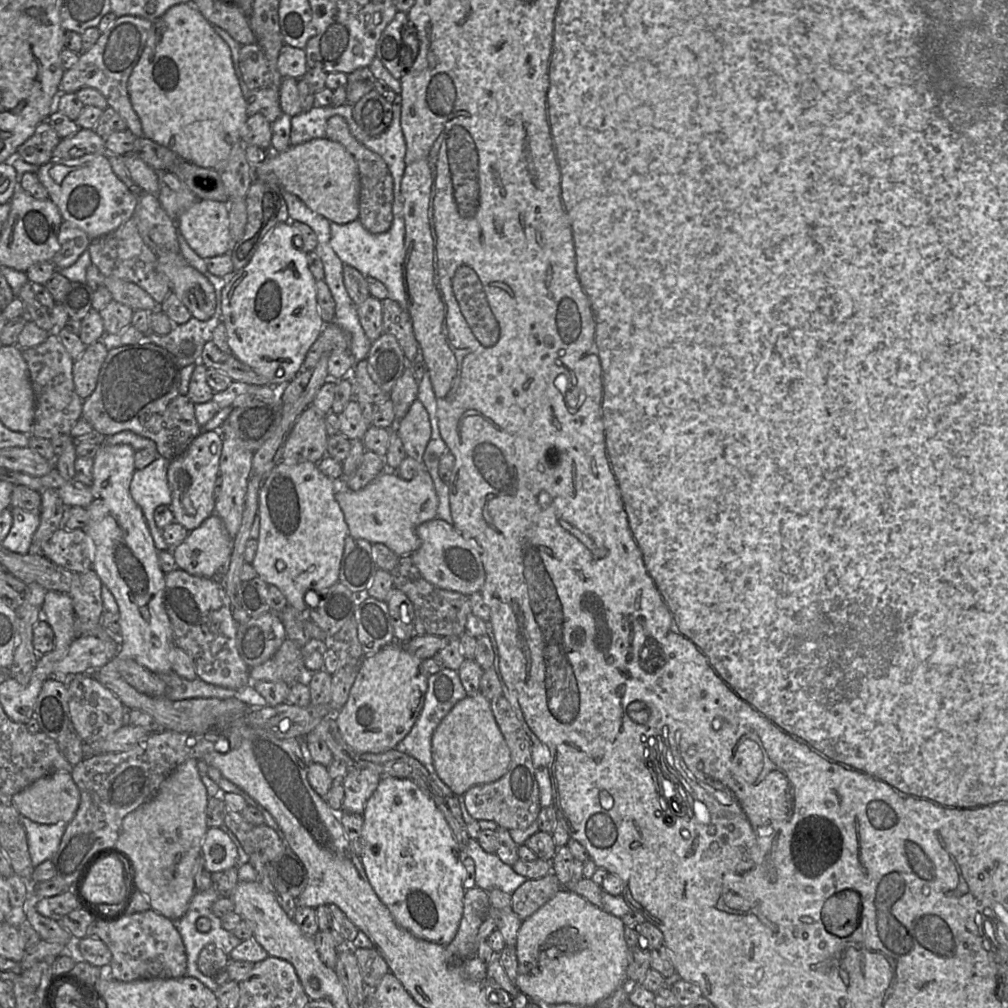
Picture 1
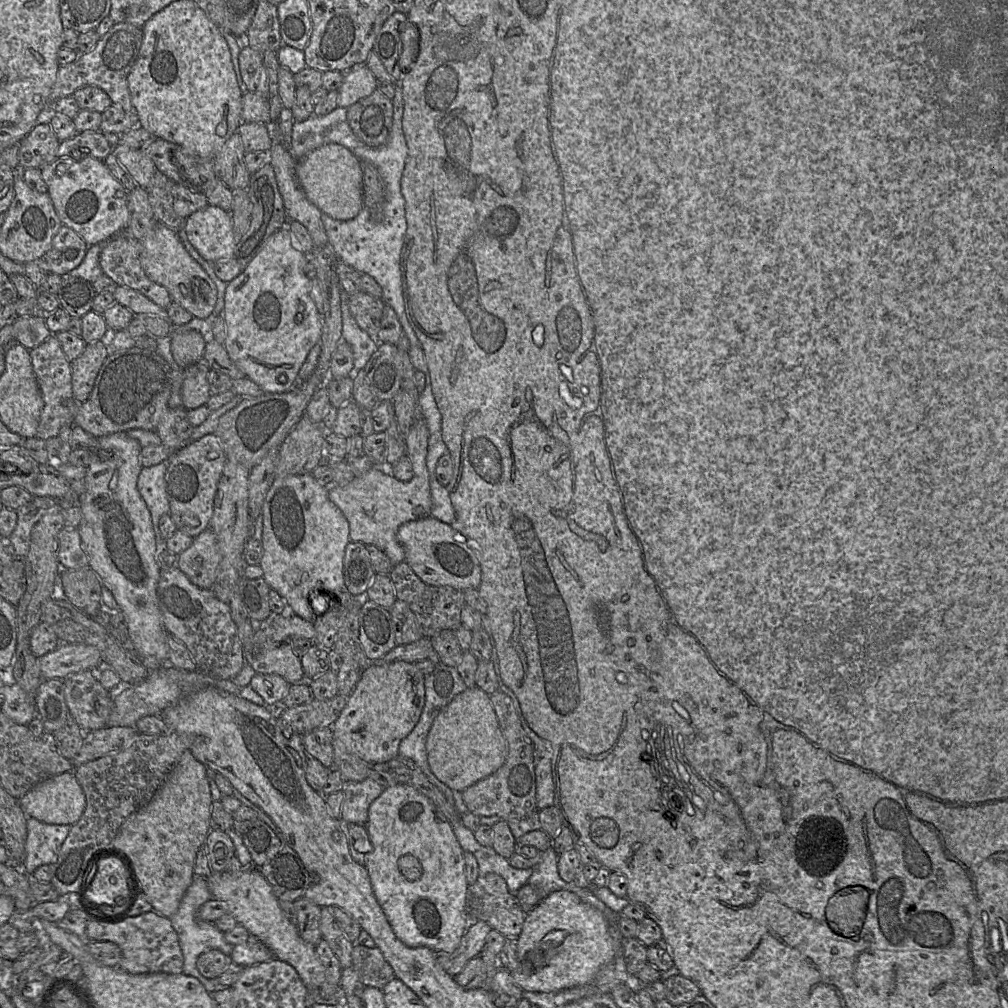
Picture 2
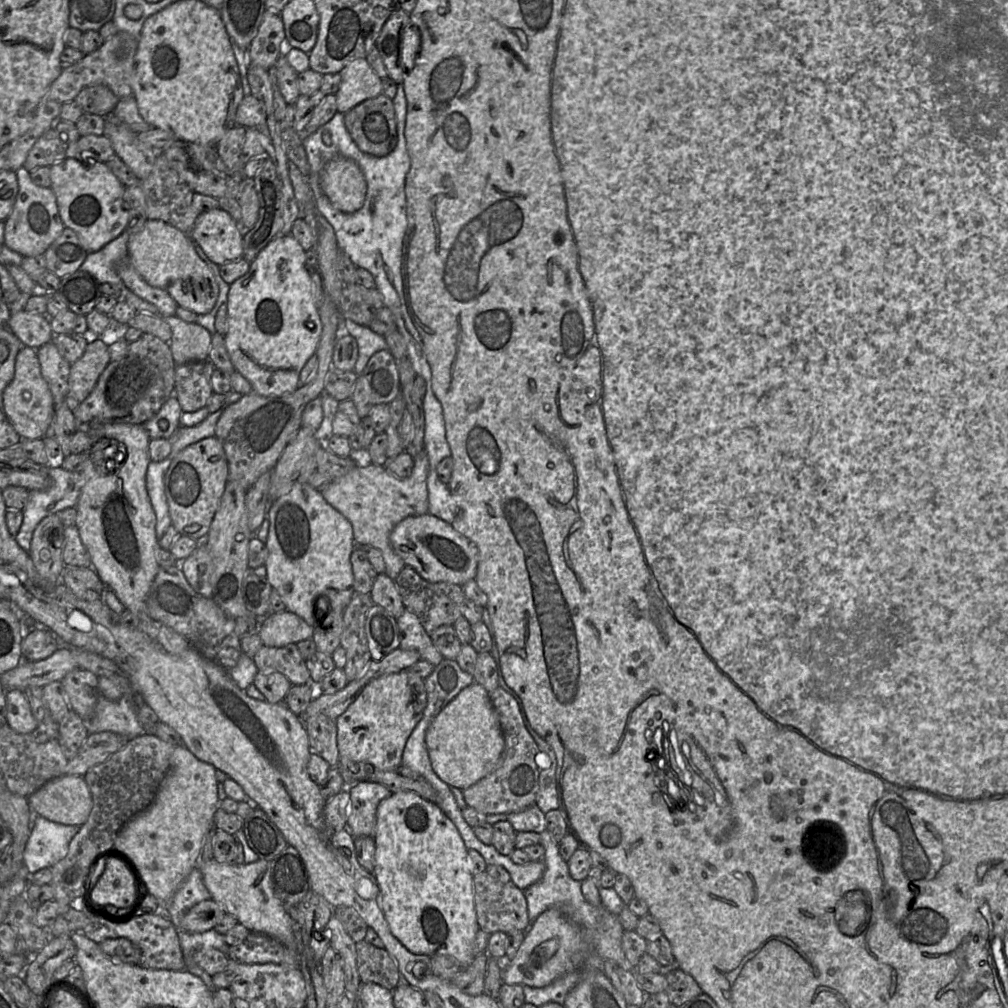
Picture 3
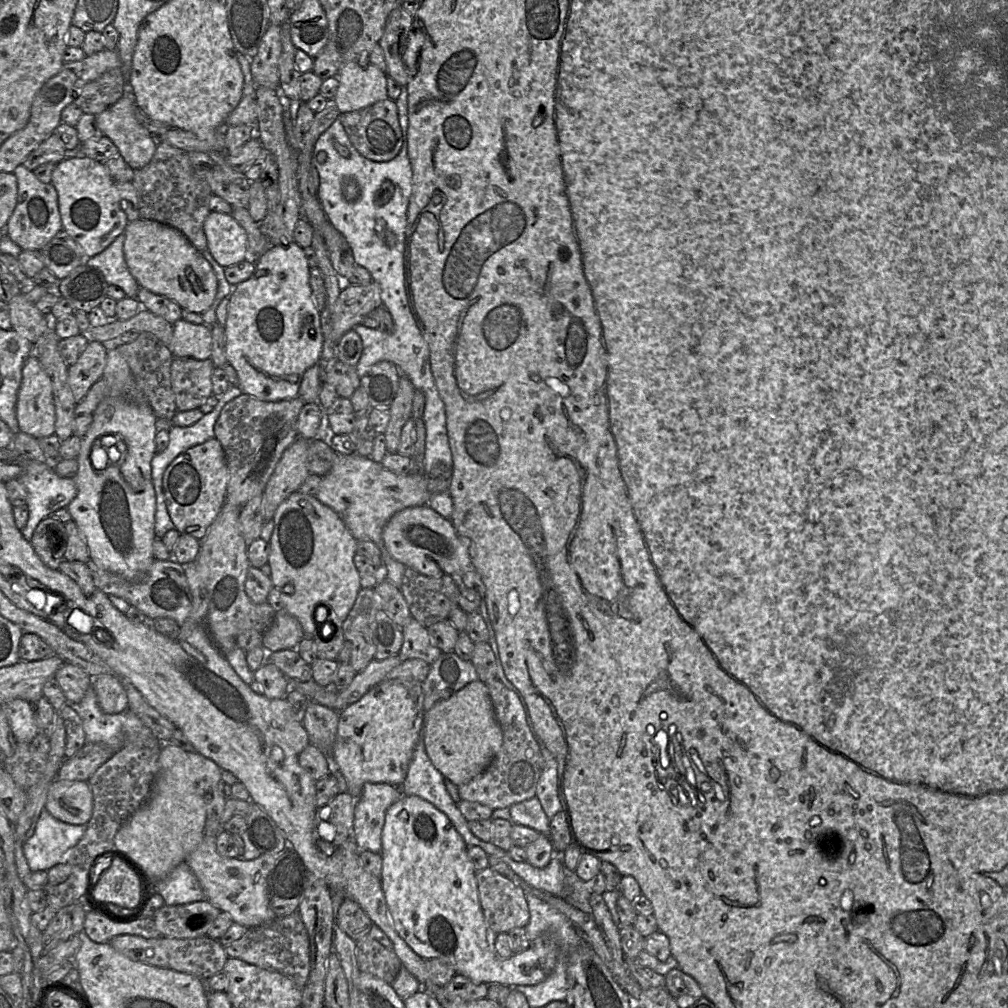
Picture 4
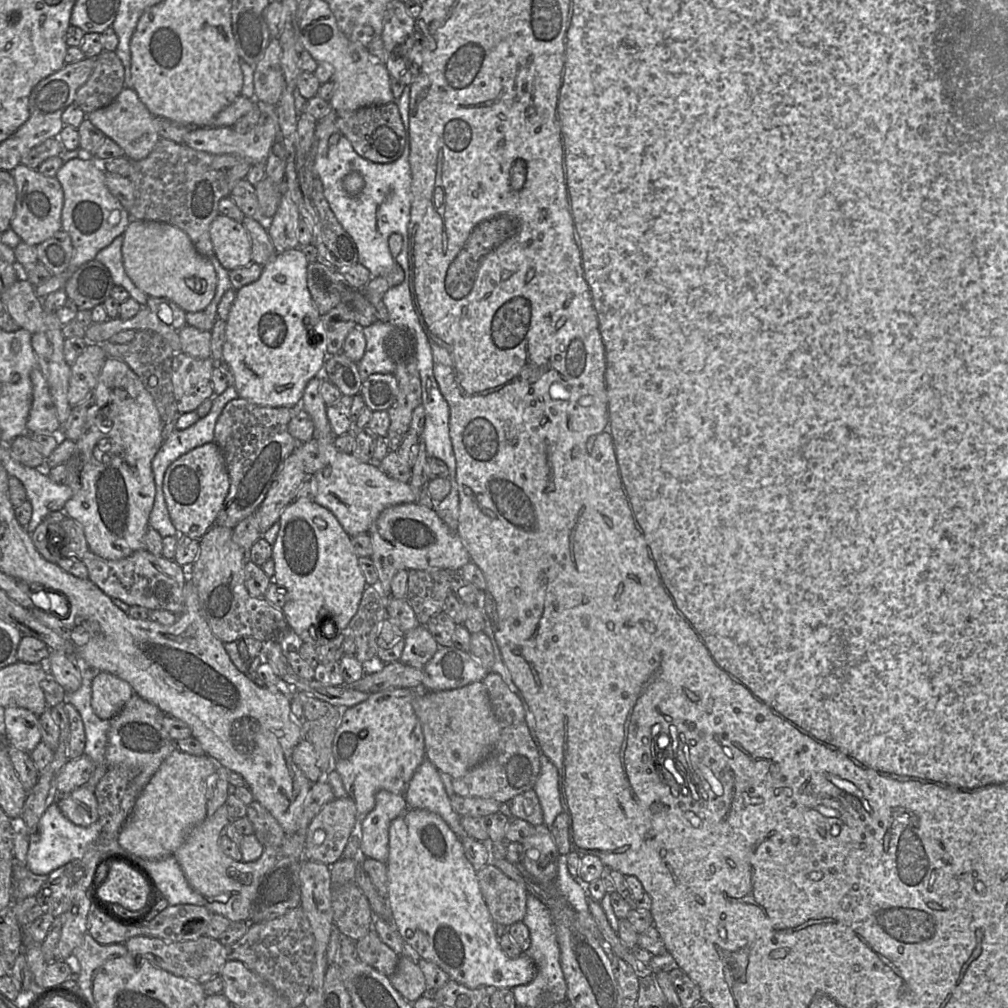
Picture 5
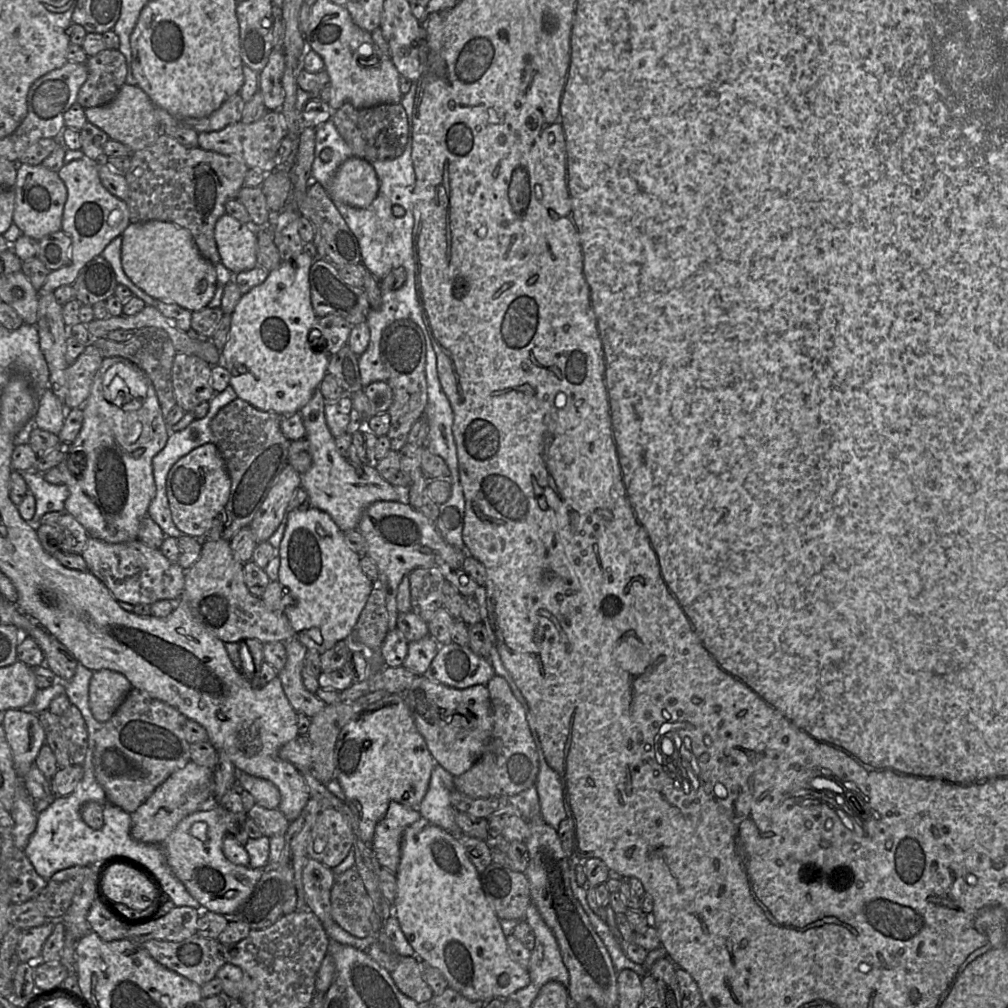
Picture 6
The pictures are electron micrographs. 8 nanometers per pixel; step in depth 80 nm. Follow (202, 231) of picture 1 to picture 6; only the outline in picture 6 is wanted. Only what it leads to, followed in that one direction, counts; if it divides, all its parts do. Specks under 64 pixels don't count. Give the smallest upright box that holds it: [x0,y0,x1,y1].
[214,214,258,274]

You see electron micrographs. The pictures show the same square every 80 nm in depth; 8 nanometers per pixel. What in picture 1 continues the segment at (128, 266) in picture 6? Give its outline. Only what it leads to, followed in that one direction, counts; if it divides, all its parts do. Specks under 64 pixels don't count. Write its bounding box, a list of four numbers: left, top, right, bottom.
[157,253,216,320]

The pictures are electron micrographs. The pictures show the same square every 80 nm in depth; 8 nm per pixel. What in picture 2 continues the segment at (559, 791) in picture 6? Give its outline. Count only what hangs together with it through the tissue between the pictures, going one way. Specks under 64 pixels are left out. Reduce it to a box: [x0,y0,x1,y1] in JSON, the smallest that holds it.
[499,683,554,810]

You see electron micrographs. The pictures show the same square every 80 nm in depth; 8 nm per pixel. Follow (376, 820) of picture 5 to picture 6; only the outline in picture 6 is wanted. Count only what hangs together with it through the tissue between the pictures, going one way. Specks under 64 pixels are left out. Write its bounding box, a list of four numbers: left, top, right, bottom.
[372,801,419,874]

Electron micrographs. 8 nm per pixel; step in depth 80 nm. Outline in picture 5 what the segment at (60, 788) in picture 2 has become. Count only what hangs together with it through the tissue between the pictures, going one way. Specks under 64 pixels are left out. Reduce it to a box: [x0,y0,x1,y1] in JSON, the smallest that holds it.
[57,786,99,827]

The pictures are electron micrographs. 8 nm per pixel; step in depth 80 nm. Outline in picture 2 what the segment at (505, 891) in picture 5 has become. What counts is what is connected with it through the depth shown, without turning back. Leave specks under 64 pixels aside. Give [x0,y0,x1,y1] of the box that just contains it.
[467,882,527,939]

